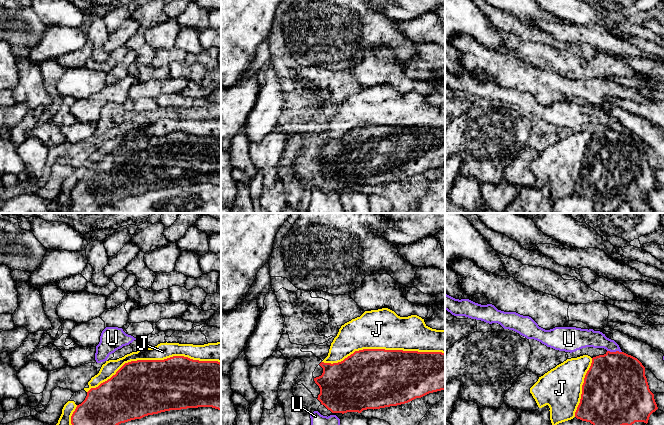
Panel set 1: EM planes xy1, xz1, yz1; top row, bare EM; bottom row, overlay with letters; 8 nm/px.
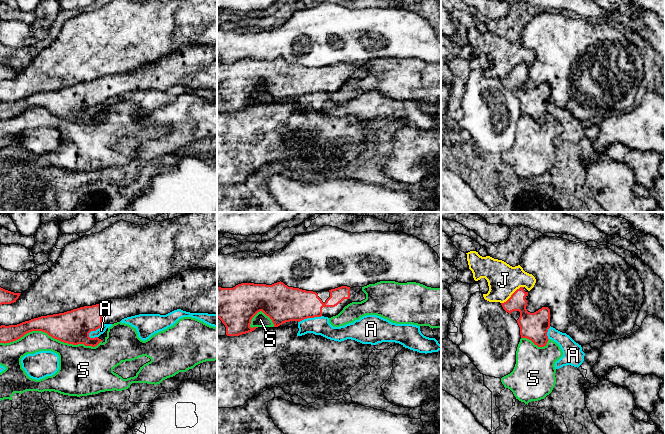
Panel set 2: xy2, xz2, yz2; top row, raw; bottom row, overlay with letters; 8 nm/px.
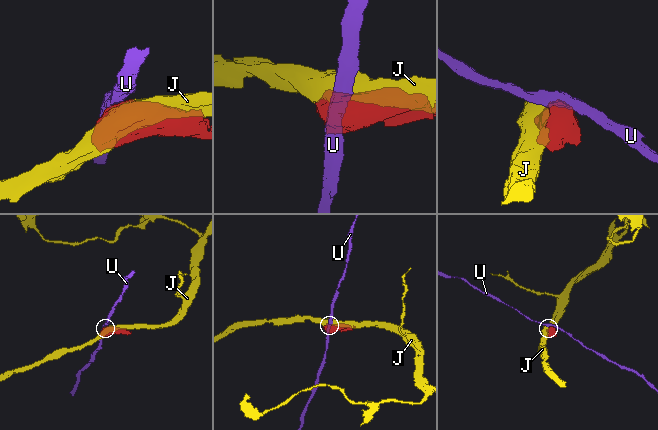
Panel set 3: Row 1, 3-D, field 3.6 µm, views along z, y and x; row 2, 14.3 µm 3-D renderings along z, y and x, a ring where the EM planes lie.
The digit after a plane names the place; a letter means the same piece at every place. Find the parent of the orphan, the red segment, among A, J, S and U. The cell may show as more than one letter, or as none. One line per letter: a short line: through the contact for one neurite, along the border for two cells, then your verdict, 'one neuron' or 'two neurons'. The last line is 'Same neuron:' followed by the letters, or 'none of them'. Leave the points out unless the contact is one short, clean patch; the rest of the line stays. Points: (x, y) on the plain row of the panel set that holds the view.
A: line xy2 (104, 100), (92, 106), (88, 112); two neurons
J: two neurons
S: two neurons
U: line yz1 (607, 126), (621, 128); two neurons
Same neuron: none of them

